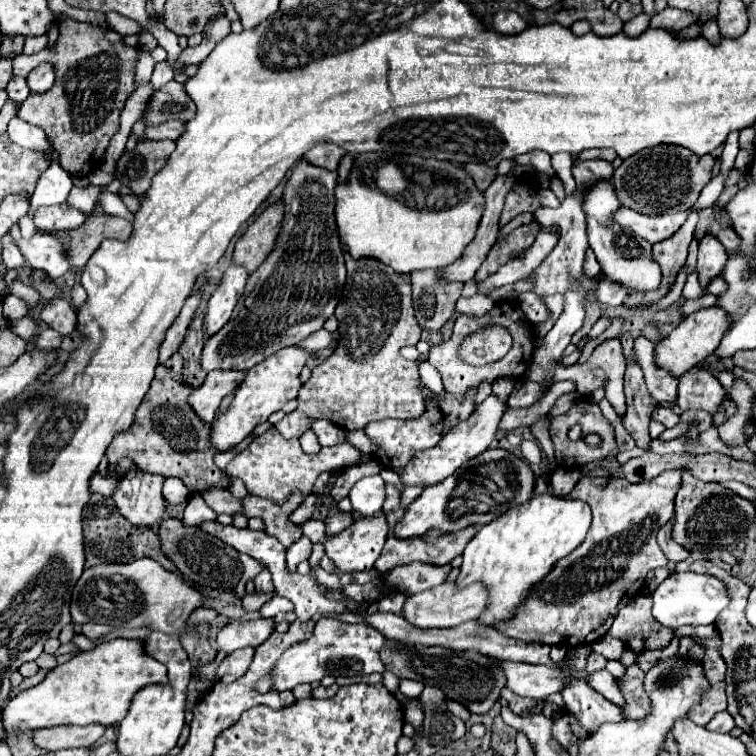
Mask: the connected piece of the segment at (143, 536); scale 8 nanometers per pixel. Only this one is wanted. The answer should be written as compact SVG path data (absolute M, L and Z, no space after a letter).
M93 494L89 504L83 510L83 534L85 534L85 550L87 550L87 568L97 564L115 564L117 560L135 560L149 556L149 544L159 544L157 534L151 528L131 526L129 520L119 514L113 498L105 498L101 494Z

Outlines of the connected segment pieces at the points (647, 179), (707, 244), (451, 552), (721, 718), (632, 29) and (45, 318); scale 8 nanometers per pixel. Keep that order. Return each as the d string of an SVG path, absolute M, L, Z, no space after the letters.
M655 146L641 150L639 154L627 158L613 174L613 184L619 200L641 214L667 214L687 210L699 198L699 192L711 180L713 158L697 156L681 146Z
M703 236L697 254L697 276L703 290L707 290L709 282L721 274L725 262L727 262L727 252L721 246L721 242L713 236Z
M469 526L457 534L437 534L437 536L423 536L423 538L409 538L399 540L389 534L381 556L375 562L377 572L385 574L395 566L411 564L411 562L425 562L433 566L449 564L455 556L463 554L465 544L475 536L475 526Z
M719 712L719 714L715 714L715 718L705 728L709 728L709 732L731 732L733 726L735 726L735 722L733 722L731 714Z
M639 14L639 16L635 16L631 22L627 22L625 26L623 26L623 32L625 34L629 34L629 36L639 36L639 34L643 34L643 30L649 26L649 16L647 14Z
M57 298L57 302L41 302L39 304L39 322L47 324L49 328L57 330L59 334L69 336L75 330L77 314L69 306L65 298Z

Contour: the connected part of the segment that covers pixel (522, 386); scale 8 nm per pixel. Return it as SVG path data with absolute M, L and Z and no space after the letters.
M529 379L519 382L508 399L511 408L528 407L543 396L541 385Z

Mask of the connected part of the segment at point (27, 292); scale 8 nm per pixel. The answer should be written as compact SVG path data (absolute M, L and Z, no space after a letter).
M13 282L13 294L17 294L17 296L21 296L21 300L29 306L29 308L33 308L33 306L37 306L39 304L39 300L41 300L41 296L39 296L39 292L37 290L33 290L33 288L29 288L29 286L23 286L21 282Z

